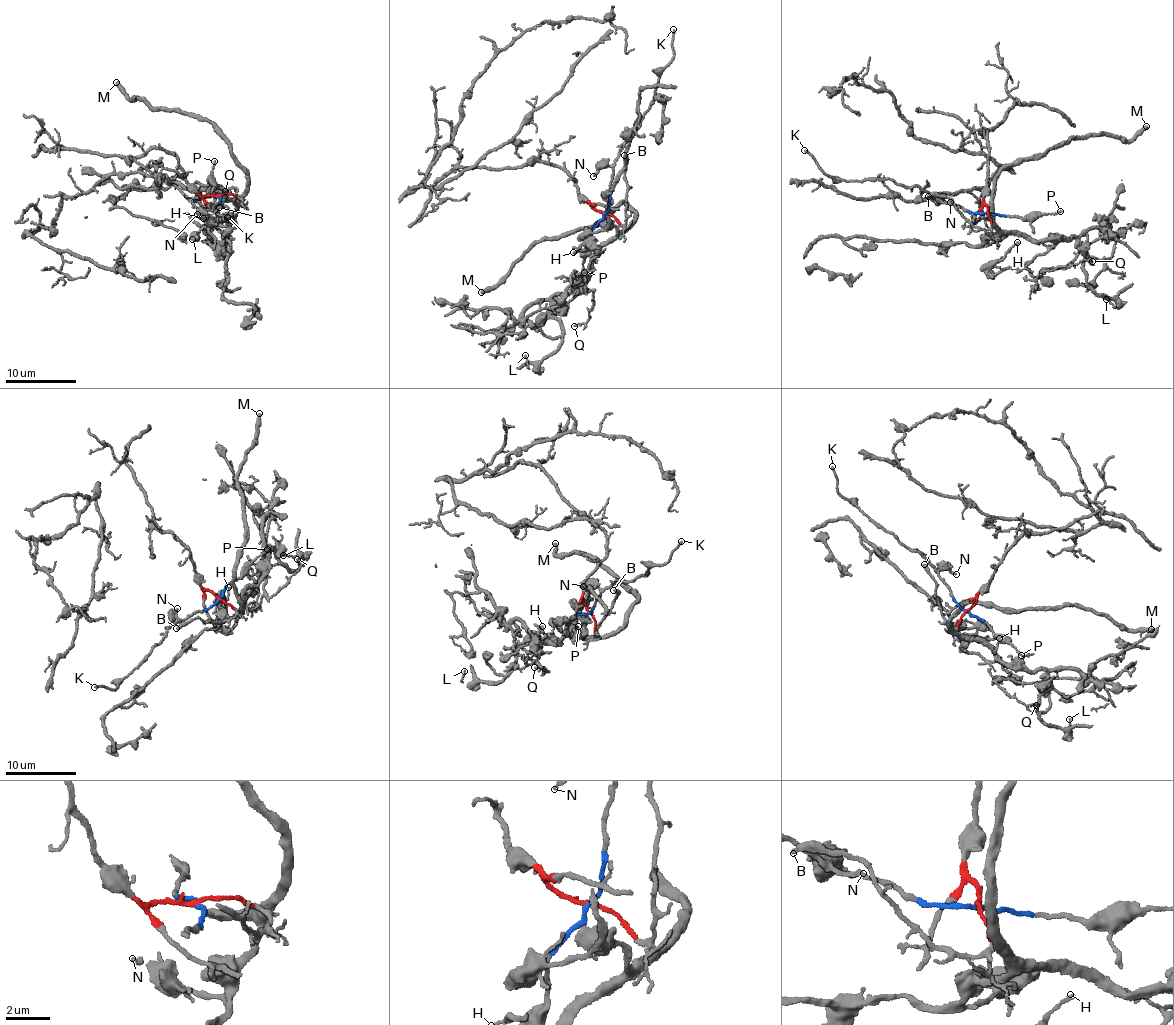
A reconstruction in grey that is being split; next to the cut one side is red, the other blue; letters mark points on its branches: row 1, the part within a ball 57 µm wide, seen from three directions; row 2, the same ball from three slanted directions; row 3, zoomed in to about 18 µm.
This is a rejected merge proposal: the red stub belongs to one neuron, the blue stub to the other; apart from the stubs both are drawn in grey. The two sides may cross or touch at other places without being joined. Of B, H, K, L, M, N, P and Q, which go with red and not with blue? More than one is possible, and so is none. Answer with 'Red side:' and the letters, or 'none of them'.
Red side: B, H, L, M, Q

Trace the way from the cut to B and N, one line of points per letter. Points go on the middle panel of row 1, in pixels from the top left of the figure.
B: (603, 212), (617, 218), (620, 223), (626, 223), (628, 186), (623, 155)
N: (603, 213), (608, 208), (612, 168), (601, 167), (593, 175)

